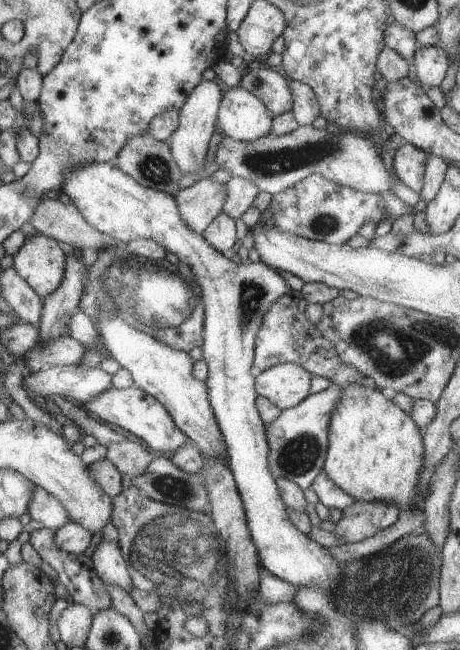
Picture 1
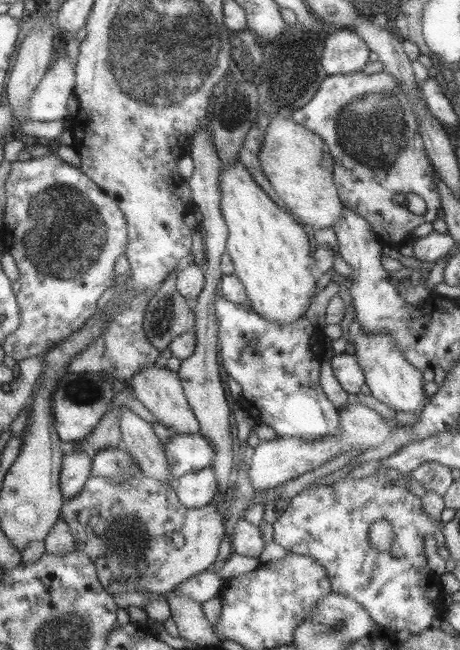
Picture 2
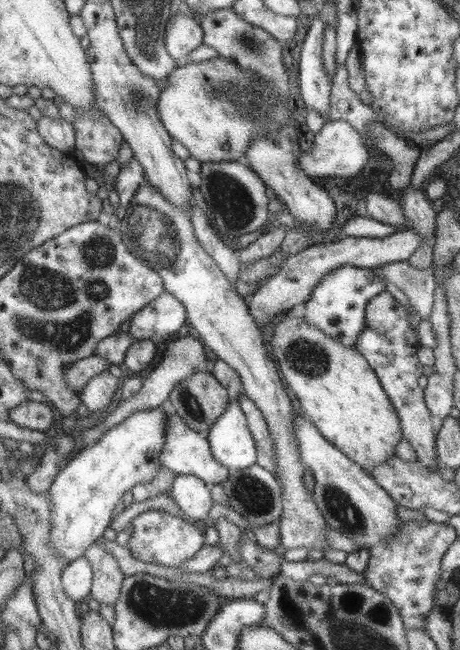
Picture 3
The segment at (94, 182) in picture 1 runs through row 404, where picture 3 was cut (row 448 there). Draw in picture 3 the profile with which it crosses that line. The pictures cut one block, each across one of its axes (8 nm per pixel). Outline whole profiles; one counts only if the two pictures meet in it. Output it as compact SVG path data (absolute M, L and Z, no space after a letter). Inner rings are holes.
M233 398L207 436L214 458L230 470L242 471L257 461L257 448L246 415Z

